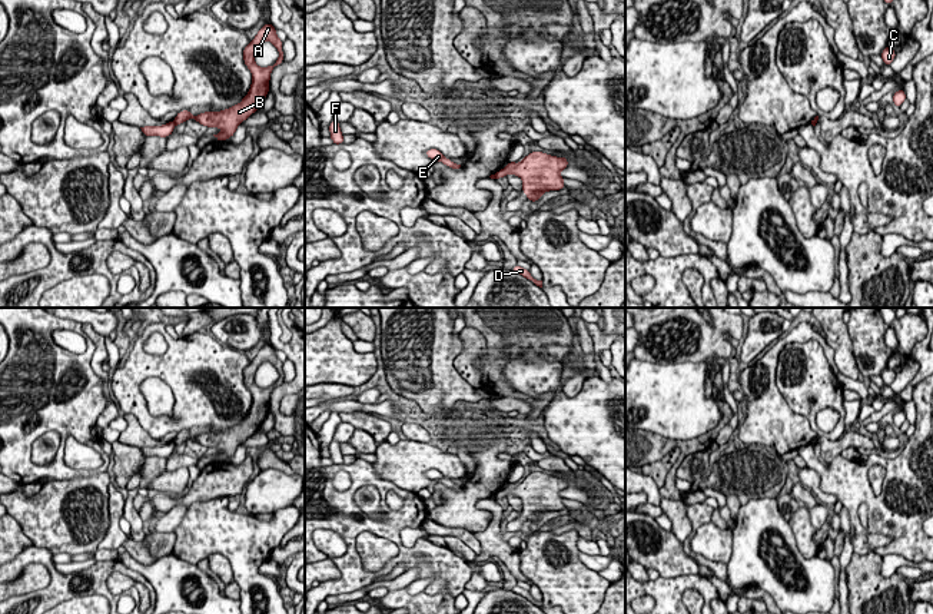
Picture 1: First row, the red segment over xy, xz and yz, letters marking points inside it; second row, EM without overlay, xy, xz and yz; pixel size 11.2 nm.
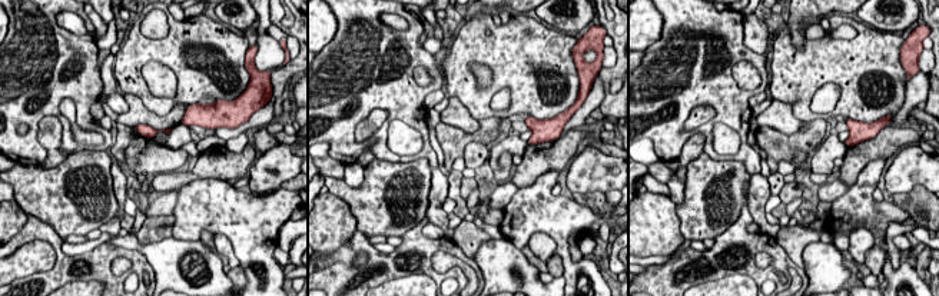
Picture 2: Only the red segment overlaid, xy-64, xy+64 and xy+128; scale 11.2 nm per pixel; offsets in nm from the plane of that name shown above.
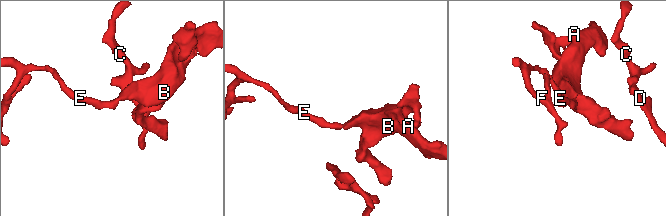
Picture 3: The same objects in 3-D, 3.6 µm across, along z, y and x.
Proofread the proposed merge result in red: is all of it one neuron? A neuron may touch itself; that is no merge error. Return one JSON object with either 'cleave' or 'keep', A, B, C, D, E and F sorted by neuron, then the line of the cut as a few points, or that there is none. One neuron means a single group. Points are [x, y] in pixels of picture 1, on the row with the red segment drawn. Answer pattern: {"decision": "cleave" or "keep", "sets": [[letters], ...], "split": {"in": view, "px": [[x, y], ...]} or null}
{"decision": "cleave", "sets": [["A", "B"], ["C", "D", "E", "F"]], "split": {"in": "xy", "px": [[173, 120], [176, 123]]}}

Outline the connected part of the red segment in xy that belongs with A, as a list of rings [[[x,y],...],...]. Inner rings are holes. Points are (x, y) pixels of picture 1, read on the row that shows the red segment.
[[[270,23],[262,26],[255,39],[243,49],[243,62],[252,73],[252,84],[242,102],[220,112],[209,110],[197,116],[192,114],[190,110],[182,110],[173,122],[180,125],[189,119],[195,119],[206,127],[219,127],[222,132],[213,135],[219,142],[232,137],[238,126],[259,109],[269,93],[270,73],[276,66],[283,63],[282,44],[282,40],[276,36],[276,29]],[[266,40],[278,49],[279,57],[272,66],[260,67],[255,63],[255,53]]]

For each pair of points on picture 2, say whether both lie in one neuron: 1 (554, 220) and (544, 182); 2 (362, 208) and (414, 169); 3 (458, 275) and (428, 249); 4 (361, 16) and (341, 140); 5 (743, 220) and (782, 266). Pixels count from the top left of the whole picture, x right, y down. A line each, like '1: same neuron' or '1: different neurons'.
1: same neuron
2: same neuron
3: same neuron
4: same neuron
5: same neuron

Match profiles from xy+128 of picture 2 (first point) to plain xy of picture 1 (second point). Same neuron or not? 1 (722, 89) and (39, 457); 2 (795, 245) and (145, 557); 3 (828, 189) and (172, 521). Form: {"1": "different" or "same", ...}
{"1": "different", "2": "same", "3": "same"}

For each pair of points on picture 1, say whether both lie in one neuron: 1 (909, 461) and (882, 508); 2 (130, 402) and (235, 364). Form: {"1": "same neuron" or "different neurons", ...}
{"1": "same neuron", "2": "same neuron"}

